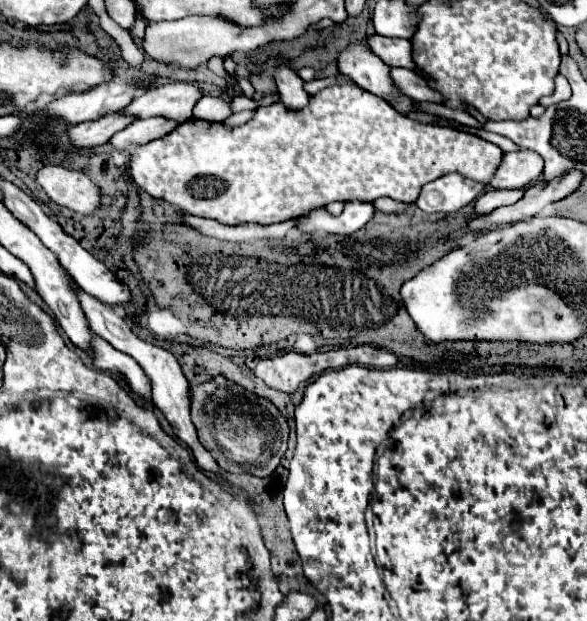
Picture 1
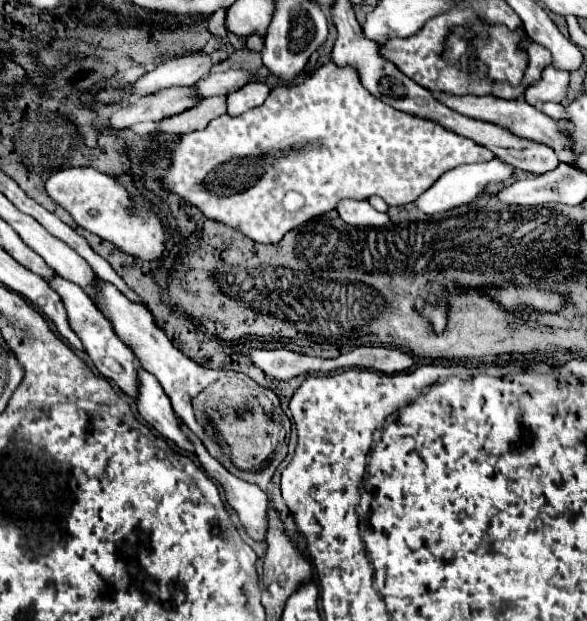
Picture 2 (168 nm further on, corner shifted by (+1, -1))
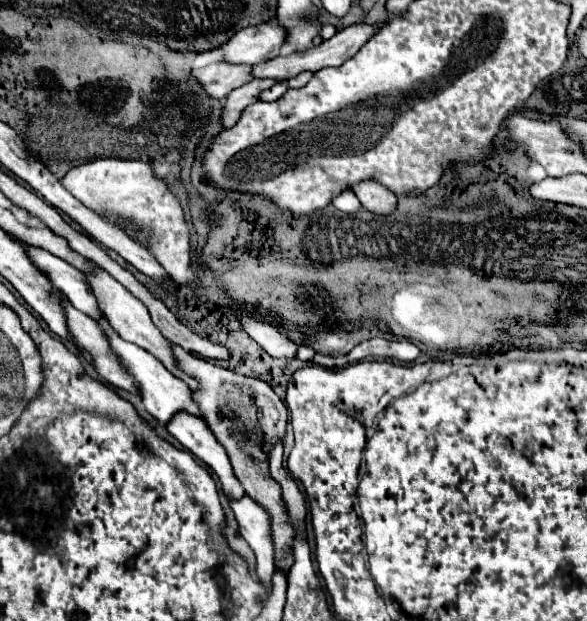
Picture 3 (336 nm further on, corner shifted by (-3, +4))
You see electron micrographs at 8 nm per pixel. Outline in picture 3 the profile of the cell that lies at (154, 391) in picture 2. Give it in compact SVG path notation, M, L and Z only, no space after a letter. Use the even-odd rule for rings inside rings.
M176 413L166 423L166 429L220 477L222 489L228 497L236 499L244 495L244 489L232 471L226 451L218 445L204 419L190 413Z

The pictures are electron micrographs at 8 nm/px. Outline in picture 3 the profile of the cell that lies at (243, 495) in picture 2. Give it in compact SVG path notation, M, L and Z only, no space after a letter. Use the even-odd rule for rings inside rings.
M244 495L236 501L230 499L230 507L240 525L240 535L256 553L256 573L260 581L268 587L274 573L274 545L272 545L272 519L268 511Z

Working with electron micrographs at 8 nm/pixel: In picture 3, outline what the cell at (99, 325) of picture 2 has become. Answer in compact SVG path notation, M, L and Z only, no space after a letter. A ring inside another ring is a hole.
M100 315L100 317L96 319L96 323L98 323L100 329L104 331L104 335L108 337L110 349L112 349L114 355L118 357L120 367L136 381L146 411L148 411L158 423L162 423L162 425L168 423L168 419L170 419L174 413L178 413L178 411L188 411L188 413L192 413L192 415L200 415L196 403L194 403L192 397L190 397L190 389L188 389L188 385L186 385L182 379L174 377L174 375L172 375L156 357L152 357L152 353L148 353L146 349L140 349L138 345L132 345L130 341L124 341L124 339L112 329L112 325L108 325L106 315Z

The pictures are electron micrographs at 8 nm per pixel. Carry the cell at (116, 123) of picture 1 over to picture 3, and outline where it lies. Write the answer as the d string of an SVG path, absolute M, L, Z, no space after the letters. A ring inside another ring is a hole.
M214 63L202 69L192 69L192 77L198 79L210 99L224 99L232 89L252 81L248 65L224 65Z

